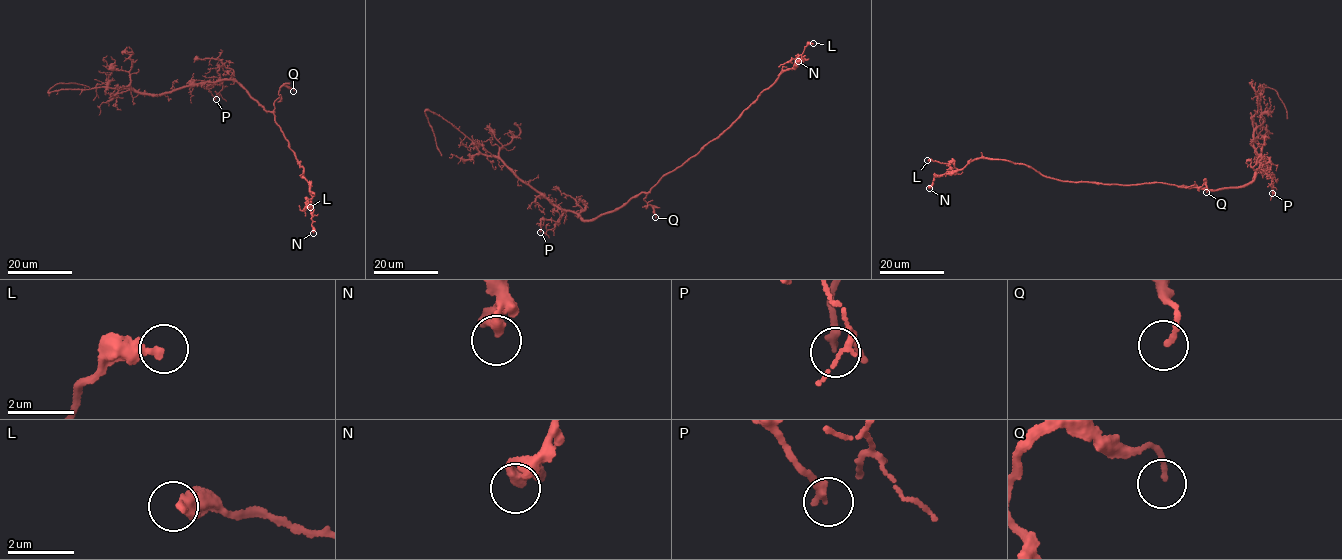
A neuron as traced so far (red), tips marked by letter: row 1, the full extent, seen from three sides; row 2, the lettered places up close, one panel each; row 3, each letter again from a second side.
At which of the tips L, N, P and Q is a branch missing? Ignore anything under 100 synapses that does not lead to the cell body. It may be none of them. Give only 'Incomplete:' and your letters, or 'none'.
Incomplete: none

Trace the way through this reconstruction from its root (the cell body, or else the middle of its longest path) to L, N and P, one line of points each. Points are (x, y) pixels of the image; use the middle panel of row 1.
L: (622, 205), (646, 193), (659, 179), (718, 136), (779, 75), (795, 68), (804, 47), (813, 43)
N: (622, 205), (646, 193), (659, 179), (718, 136), (779, 75), (795, 68), (795, 62), (802, 58), (798, 61)
P: (622, 205), (589, 220), (565, 210), (556, 221), (540, 219), (540, 232)

